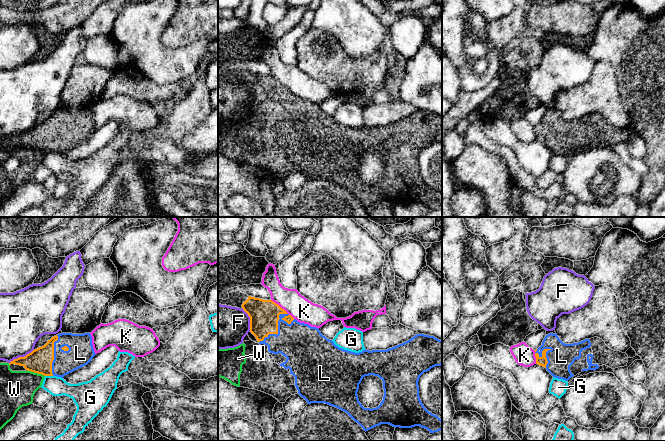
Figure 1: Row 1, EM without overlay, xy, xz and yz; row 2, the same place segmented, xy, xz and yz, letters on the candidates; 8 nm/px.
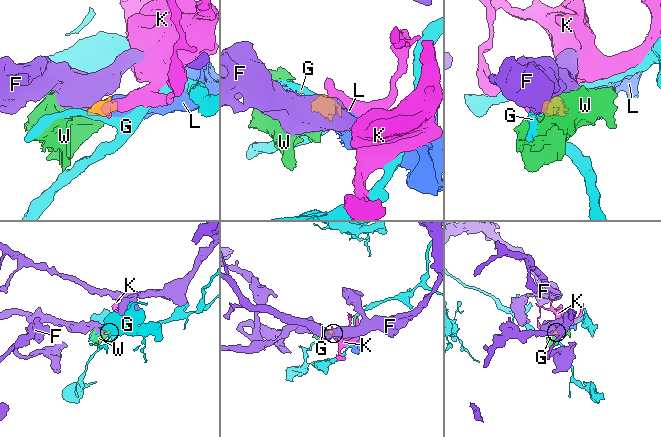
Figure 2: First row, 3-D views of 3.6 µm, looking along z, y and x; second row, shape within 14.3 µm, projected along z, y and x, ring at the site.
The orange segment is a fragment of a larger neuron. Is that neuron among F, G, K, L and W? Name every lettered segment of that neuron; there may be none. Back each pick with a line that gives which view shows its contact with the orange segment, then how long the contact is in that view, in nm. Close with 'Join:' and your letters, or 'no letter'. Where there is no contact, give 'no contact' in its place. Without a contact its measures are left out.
L: xz | 340 nm
Join: L

